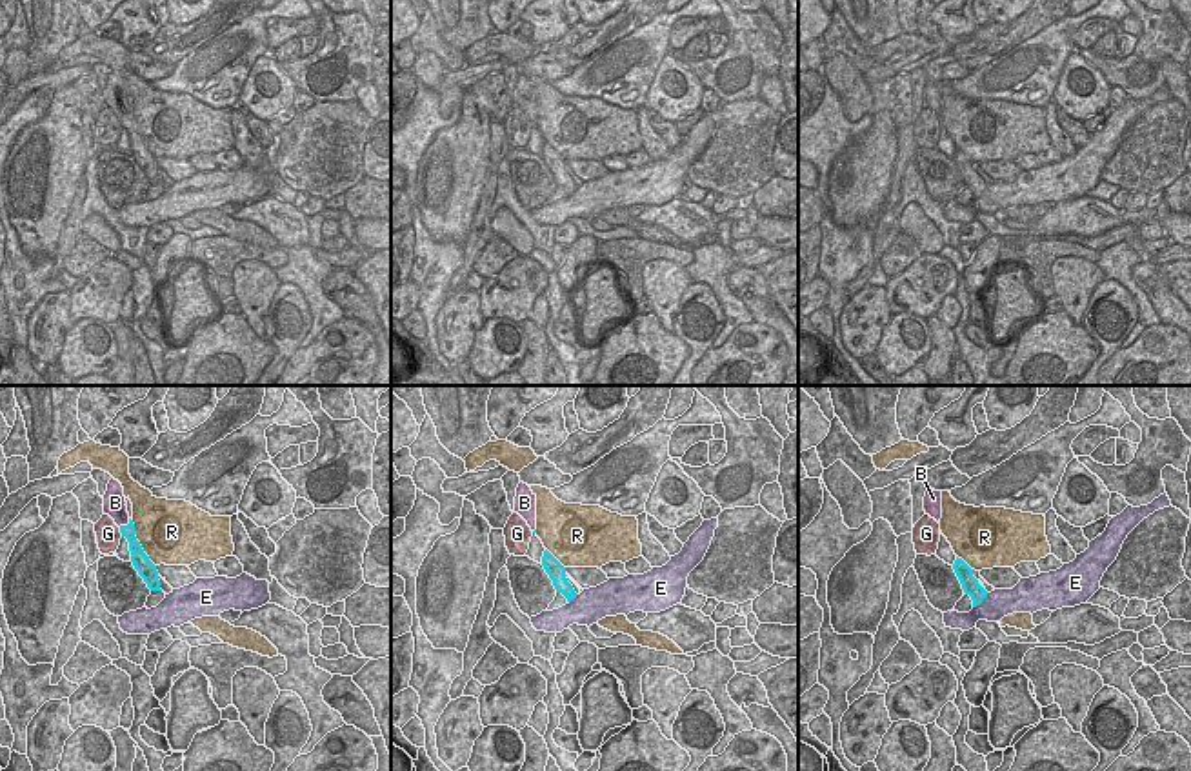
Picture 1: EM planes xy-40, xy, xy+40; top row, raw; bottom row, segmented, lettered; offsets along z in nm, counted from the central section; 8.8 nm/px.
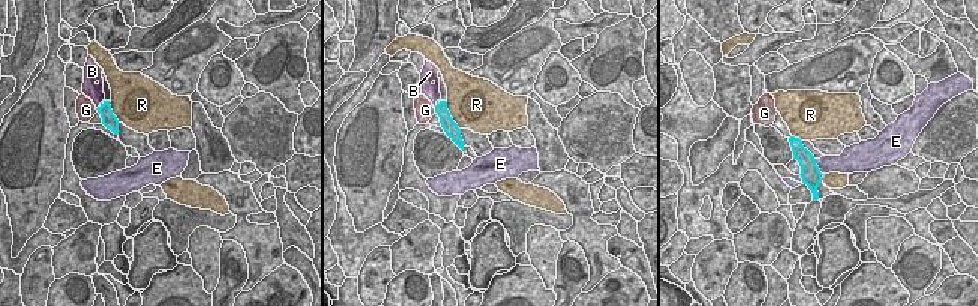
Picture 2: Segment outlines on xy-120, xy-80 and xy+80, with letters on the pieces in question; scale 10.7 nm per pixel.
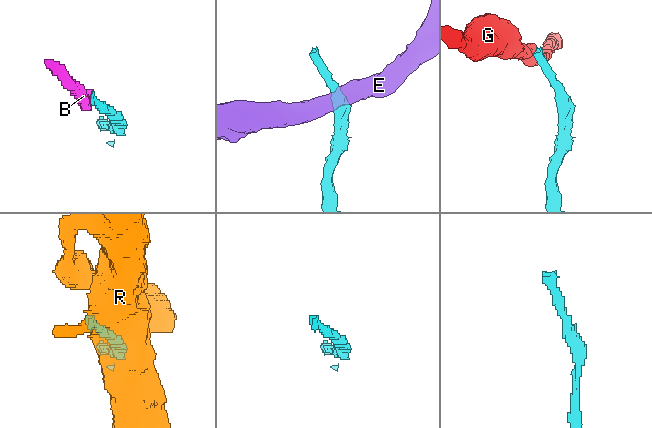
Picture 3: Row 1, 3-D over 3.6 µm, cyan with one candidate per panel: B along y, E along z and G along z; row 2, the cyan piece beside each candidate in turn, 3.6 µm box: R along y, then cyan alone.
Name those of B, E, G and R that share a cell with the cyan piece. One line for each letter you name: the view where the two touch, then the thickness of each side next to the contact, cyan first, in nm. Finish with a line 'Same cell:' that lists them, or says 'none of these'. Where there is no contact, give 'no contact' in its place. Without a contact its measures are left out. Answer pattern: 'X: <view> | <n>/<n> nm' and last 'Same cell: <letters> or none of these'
B: xy-40 | 120/190 nm
Same cell: B

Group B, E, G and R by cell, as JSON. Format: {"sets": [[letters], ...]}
{"sets": [["B"], ["E"], ["G"], ["R"]]}

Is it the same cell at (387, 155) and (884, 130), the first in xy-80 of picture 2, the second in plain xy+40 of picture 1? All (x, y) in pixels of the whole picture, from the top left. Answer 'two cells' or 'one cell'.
one cell

